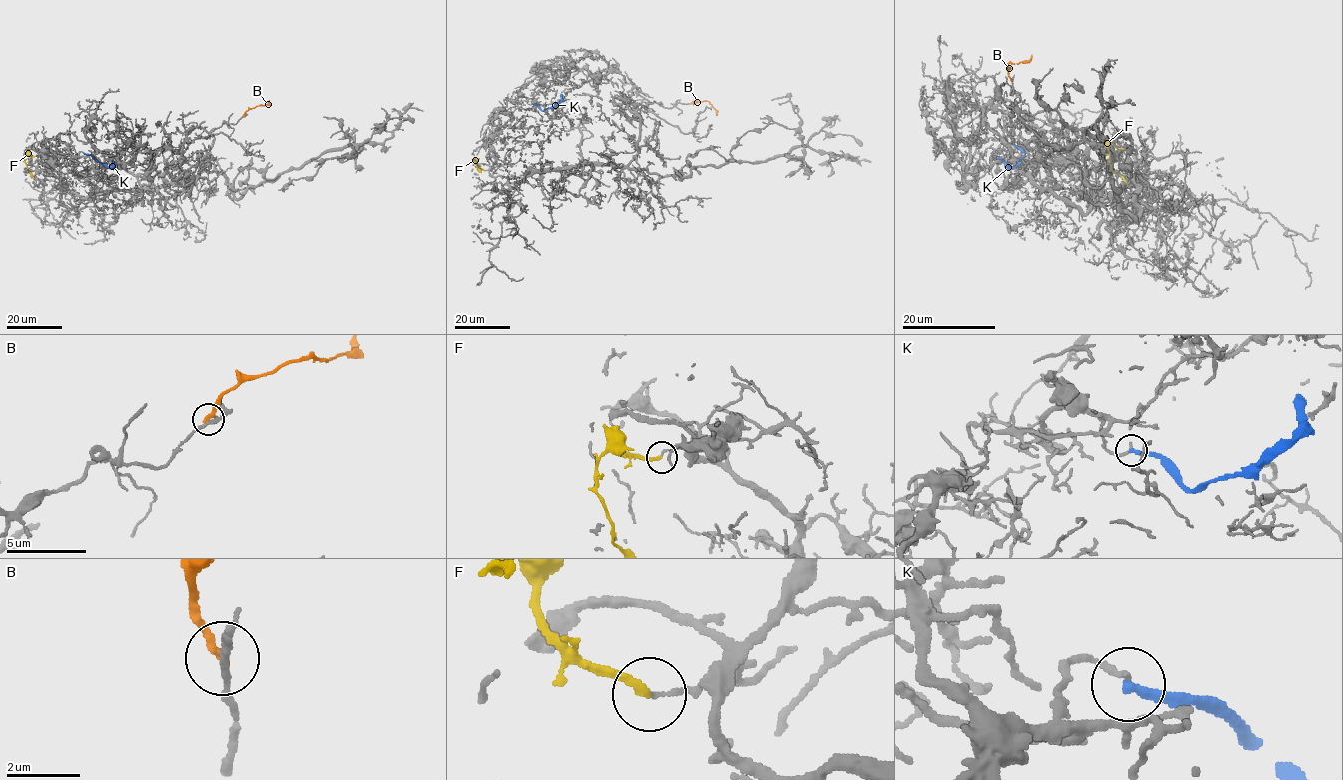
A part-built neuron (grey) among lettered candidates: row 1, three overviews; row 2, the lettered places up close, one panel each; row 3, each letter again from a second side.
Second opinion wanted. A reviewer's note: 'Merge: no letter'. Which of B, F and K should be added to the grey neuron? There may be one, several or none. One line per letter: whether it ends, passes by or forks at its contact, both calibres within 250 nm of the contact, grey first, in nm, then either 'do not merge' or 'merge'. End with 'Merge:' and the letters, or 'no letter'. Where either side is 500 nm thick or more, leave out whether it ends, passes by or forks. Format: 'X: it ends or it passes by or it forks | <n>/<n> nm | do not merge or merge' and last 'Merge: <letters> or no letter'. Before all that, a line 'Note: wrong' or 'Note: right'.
Note: right
B: it ends | 180/240 nm | do not merge
F: it ends | 100/220 nm | do not merge
K: it ends | 190/240 nm | do not merge
Merge: no letter

